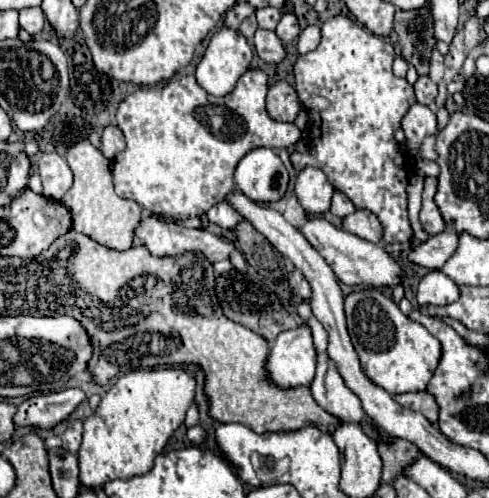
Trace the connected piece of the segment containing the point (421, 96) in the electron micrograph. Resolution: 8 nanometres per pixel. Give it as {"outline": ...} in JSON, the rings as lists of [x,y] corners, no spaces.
{"outline":[[[420,76],[420,78],[416,80],[414,92],[416,92],[416,102],[418,102],[418,104],[424,104],[424,106],[432,104],[434,98],[436,98],[436,94],[438,94],[436,84],[434,84],[428,76]]]}

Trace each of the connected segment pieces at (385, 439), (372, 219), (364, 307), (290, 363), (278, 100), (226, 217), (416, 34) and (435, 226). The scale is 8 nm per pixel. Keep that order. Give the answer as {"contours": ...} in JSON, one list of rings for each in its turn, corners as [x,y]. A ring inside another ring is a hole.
{"contours":[[[[380,434],[382,440],[378,442],[378,454],[382,458],[382,480],[384,482],[392,482],[392,478],[402,474],[402,468],[408,466],[410,462],[414,462],[420,456],[420,450],[406,442],[406,440],[398,440],[386,434]]],[[[356,210],[354,214],[344,218],[344,228],[368,242],[380,244],[382,242],[382,224],[380,220],[368,210]]],[[[370,288],[350,292],[344,298],[344,312],[362,372],[376,386],[390,394],[422,392],[428,386],[428,380],[432,378],[442,354],[440,344],[422,324],[404,316],[398,304],[388,298],[384,290]]],[[[300,324],[294,330],[282,332],[276,342],[272,344],[268,358],[266,358],[266,374],[270,376],[270,382],[278,388],[298,388],[298,386],[310,386],[316,370],[316,348],[312,344],[310,328]]],[[[278,82],[270,86],[266,96],[266,110],[270,118],[278,122],[294,122],[300,112],[300,102],[296,90],[288,82]]],[[[220,202],[216,206],[212,206],[208,212],[206,212],[208,220],[212,224],[218,224],[220,228],[224,230],[234,230],[234,226],[242,220],[242,216],[228,204],[228,202]]],[[[430,2],[418,10],[398,10],[394,18],[394,30],[398,34],[402,58],[410,62],[418,74],[428,74],[430,54],[436,48]]],[[[426,176],[424,178],[424,192],[422,192],[422,210],[420,210],[420,224],[426,234],[440,234],[444,232],[444,220],[434,204],[434,194],[436,194],[436,178]]]]}

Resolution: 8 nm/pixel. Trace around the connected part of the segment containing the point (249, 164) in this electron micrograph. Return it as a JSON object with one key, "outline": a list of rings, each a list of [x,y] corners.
{"outline":[[[254,148],[238,162],[234,182],[250,200],[274,202],[286,192],[288,172],[270,148]]]}

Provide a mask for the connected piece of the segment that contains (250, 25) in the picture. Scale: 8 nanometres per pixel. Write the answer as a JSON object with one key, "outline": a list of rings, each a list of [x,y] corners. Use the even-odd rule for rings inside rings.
{"outline":[[[254,14],[248,16],[248,18],[240,24],[240,32],[242,32],[242,36],[246,36],[248,42],[252,42],[252,36],[254,36],[256,28],[258,28],[258,24],[256,24],[256,16],[254,16]]]}

